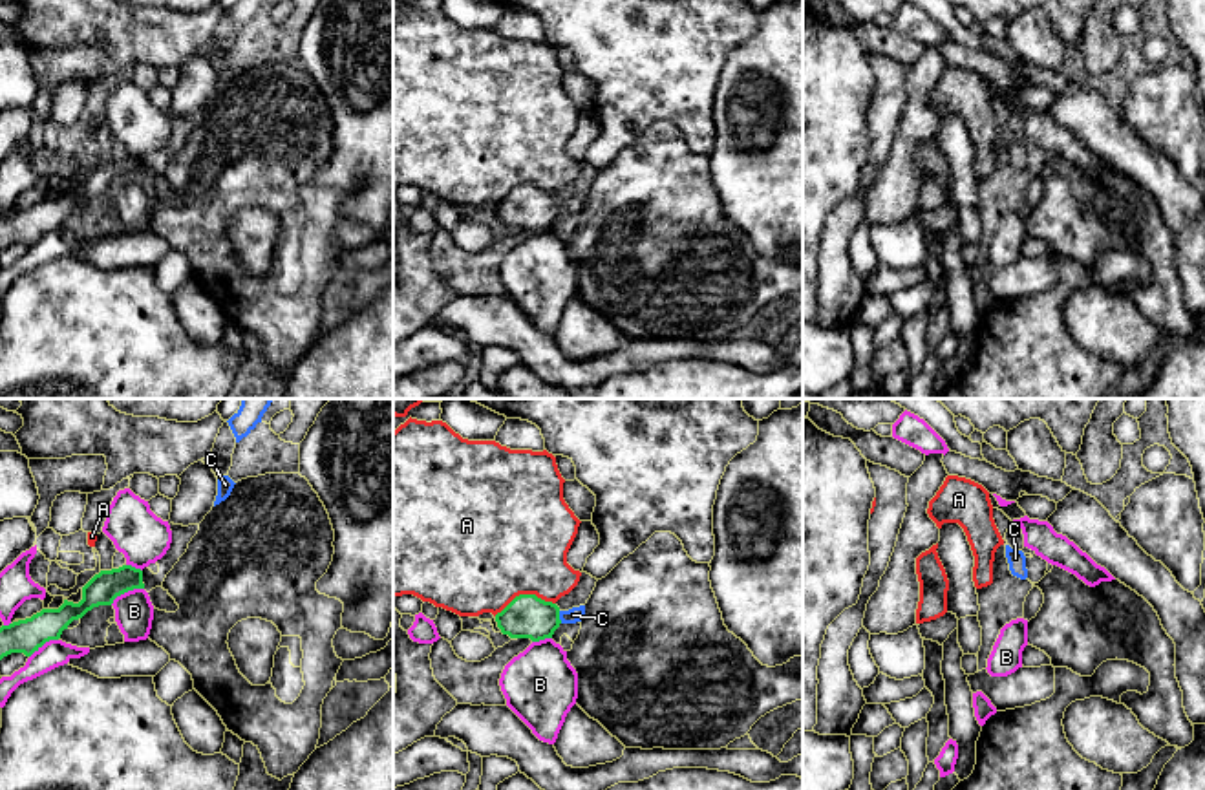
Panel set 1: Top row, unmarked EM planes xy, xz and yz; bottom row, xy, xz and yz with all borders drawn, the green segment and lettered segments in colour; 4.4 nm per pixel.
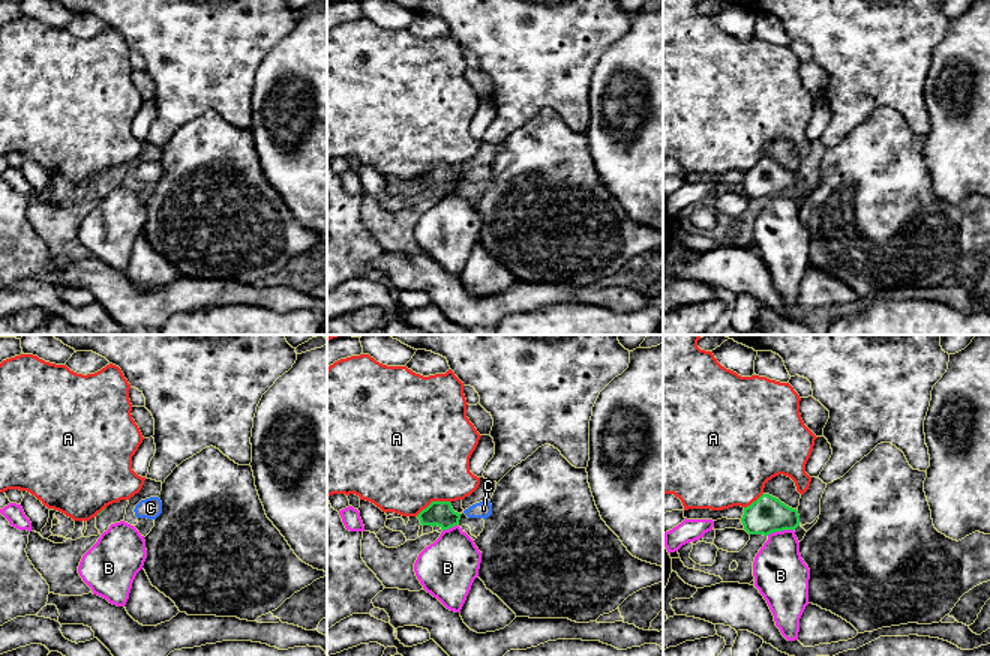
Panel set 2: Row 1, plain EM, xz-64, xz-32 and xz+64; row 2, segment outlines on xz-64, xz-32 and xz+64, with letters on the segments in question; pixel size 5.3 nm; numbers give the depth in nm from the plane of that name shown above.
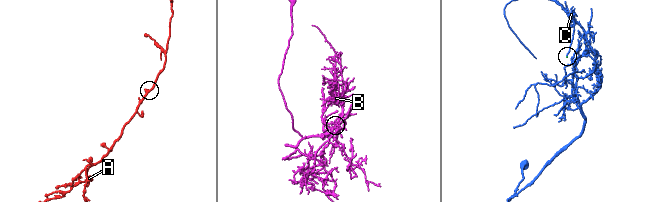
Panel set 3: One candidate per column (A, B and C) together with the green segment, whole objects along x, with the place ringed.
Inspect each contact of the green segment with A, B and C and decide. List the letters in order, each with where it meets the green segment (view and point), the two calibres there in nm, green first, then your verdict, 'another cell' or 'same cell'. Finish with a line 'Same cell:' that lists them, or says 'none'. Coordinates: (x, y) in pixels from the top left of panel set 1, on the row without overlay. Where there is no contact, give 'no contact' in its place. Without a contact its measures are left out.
A: xz (523, 185) | 190/480 nm | another cell
B: xy (127, 181) | 140/170 nm | another cell
C: xz (558, 207) | 190/70 nm | same cell
Same cell: C

